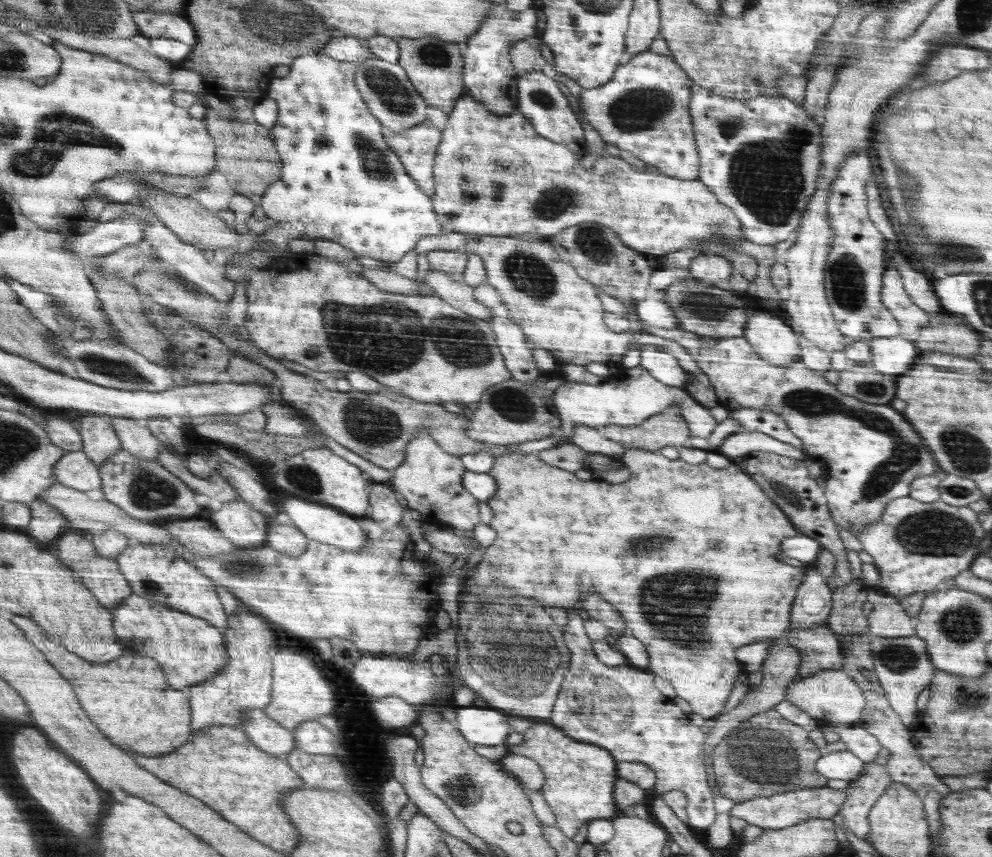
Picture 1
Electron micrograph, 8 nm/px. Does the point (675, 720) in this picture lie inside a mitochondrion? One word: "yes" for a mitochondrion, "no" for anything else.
no

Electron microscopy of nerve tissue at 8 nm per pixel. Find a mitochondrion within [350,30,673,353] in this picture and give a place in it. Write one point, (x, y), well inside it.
(530, 274)

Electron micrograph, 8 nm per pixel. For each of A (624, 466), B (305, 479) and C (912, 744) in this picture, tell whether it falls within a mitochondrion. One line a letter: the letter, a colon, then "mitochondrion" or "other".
A: other
B: mitochondrion
C: other

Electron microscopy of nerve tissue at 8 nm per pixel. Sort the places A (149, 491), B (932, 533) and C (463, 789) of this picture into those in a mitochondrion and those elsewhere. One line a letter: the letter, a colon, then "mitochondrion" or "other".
A: mitochondrion
B: mitochondrion
C: mitochondrion

